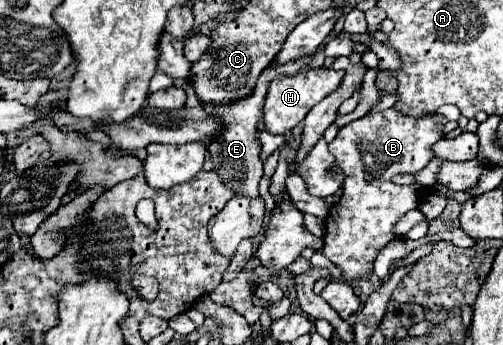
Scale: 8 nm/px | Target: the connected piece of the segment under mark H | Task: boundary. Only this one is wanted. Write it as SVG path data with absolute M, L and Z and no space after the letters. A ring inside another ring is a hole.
M321 67L321 69L303 69L297 73L297 77L275 77L269 83L269 93L263 107L265 129L273 135L289 133L295 125L299 125L305 119L311 107L315 107L321 99L325 99L329 93L333 93L339 87L343 75L345 75L343 71Z

